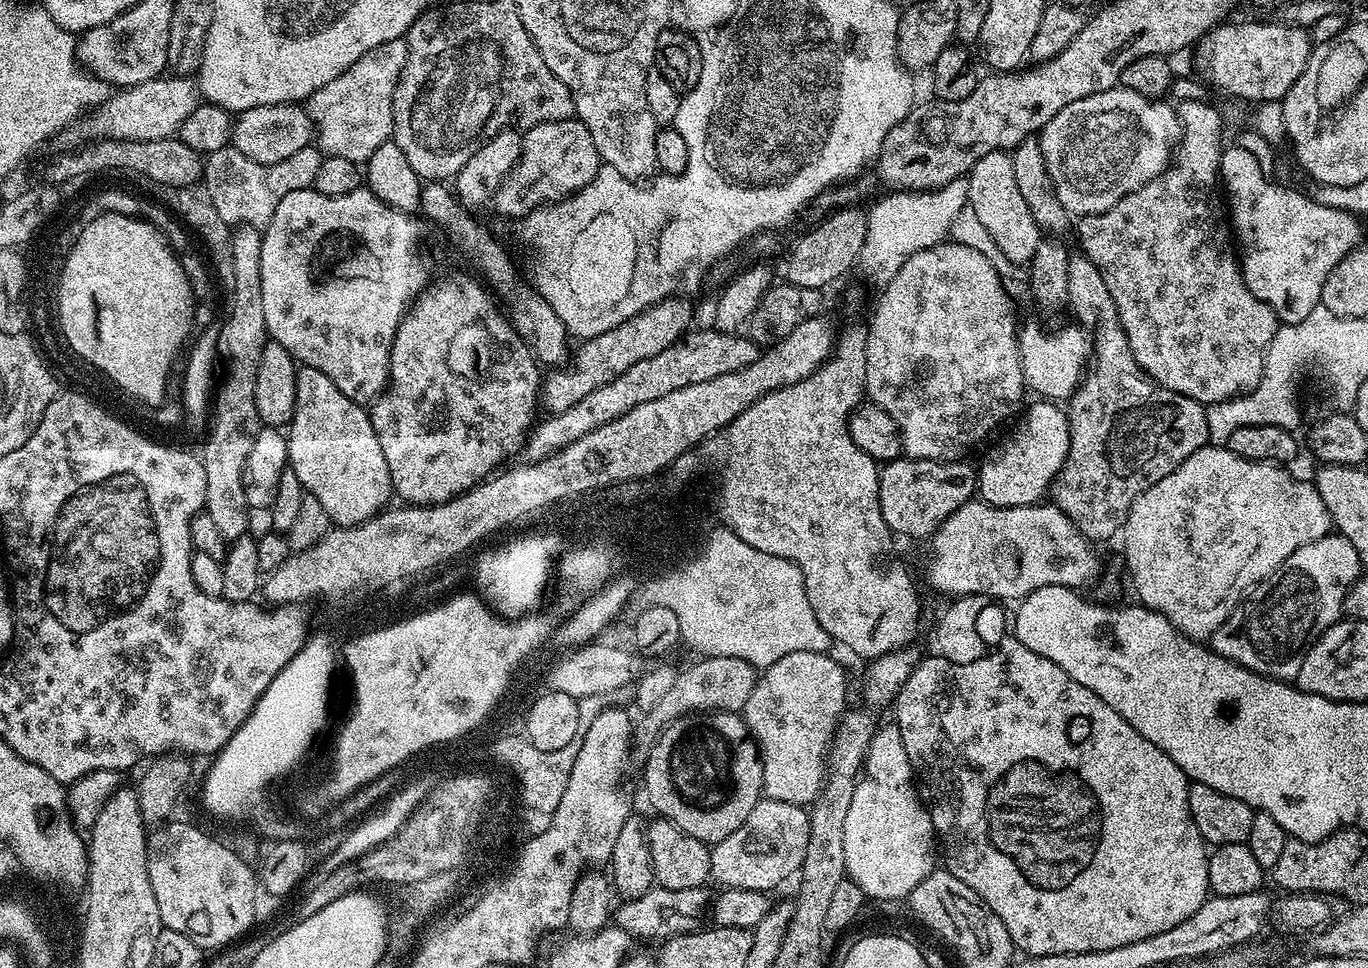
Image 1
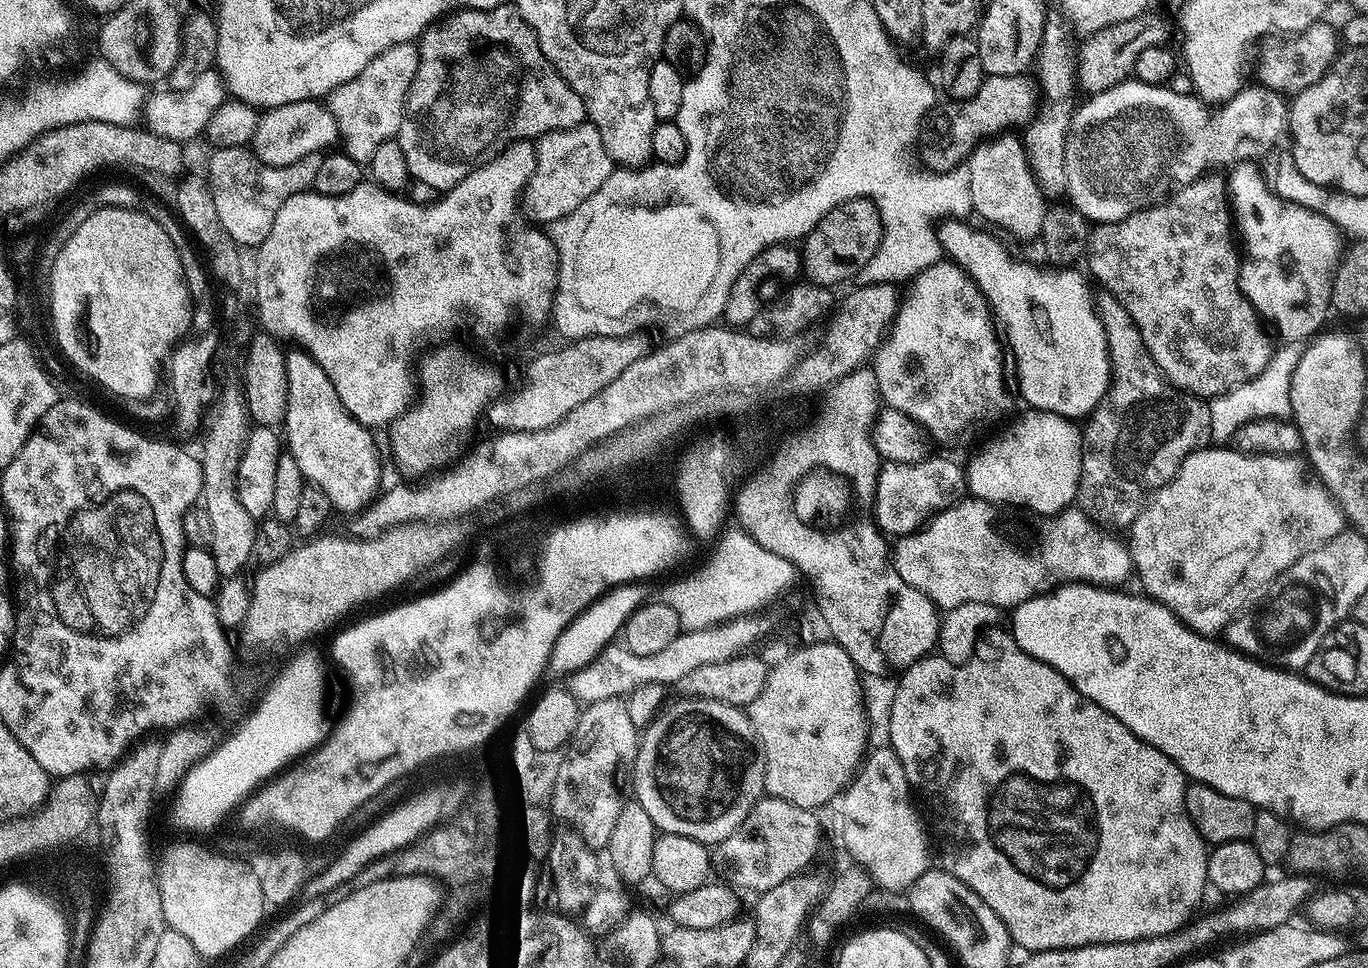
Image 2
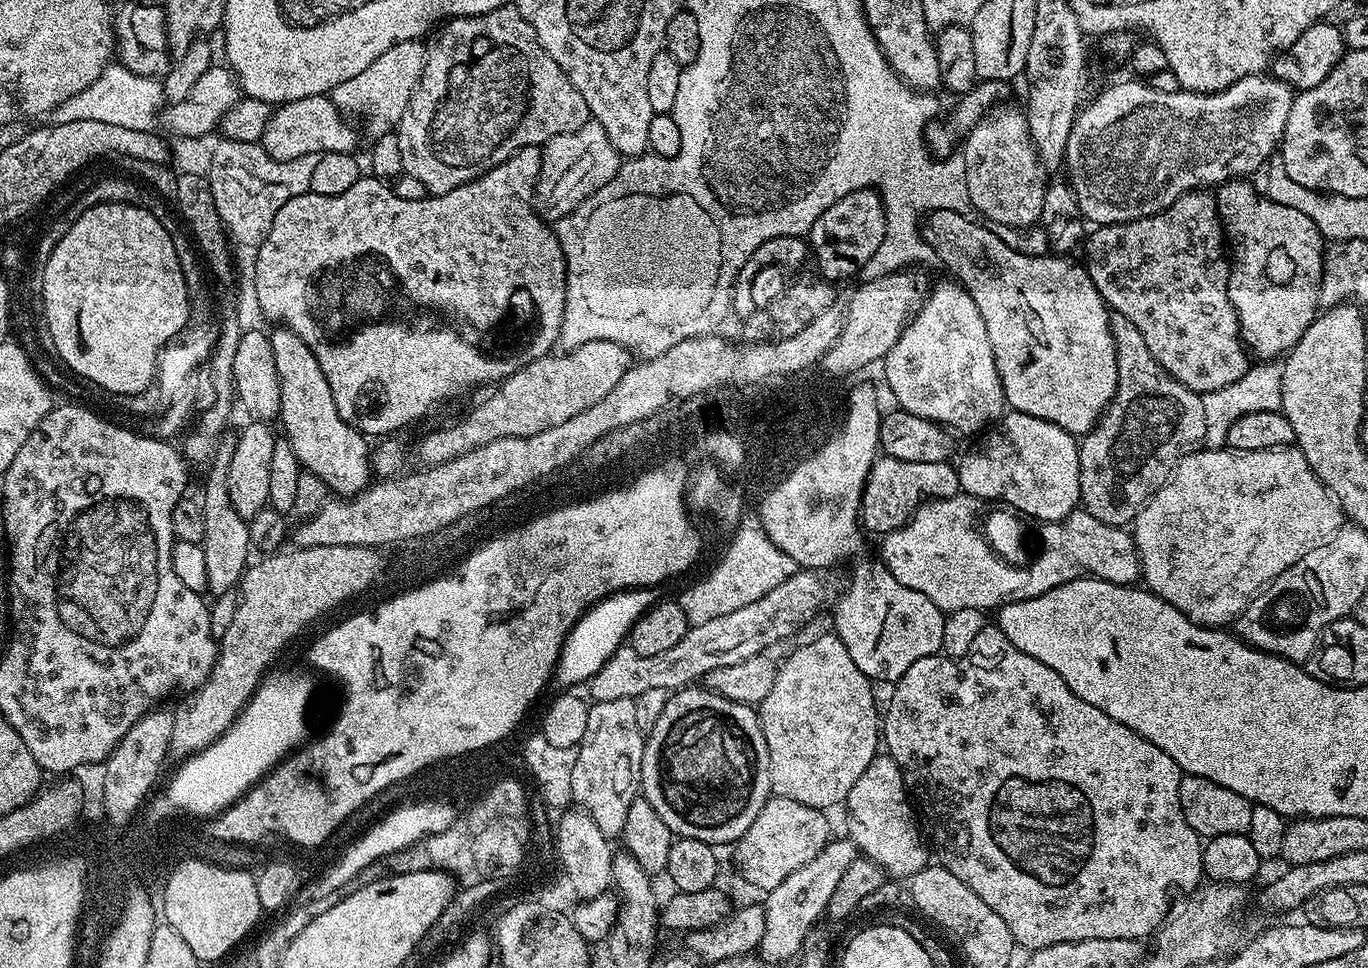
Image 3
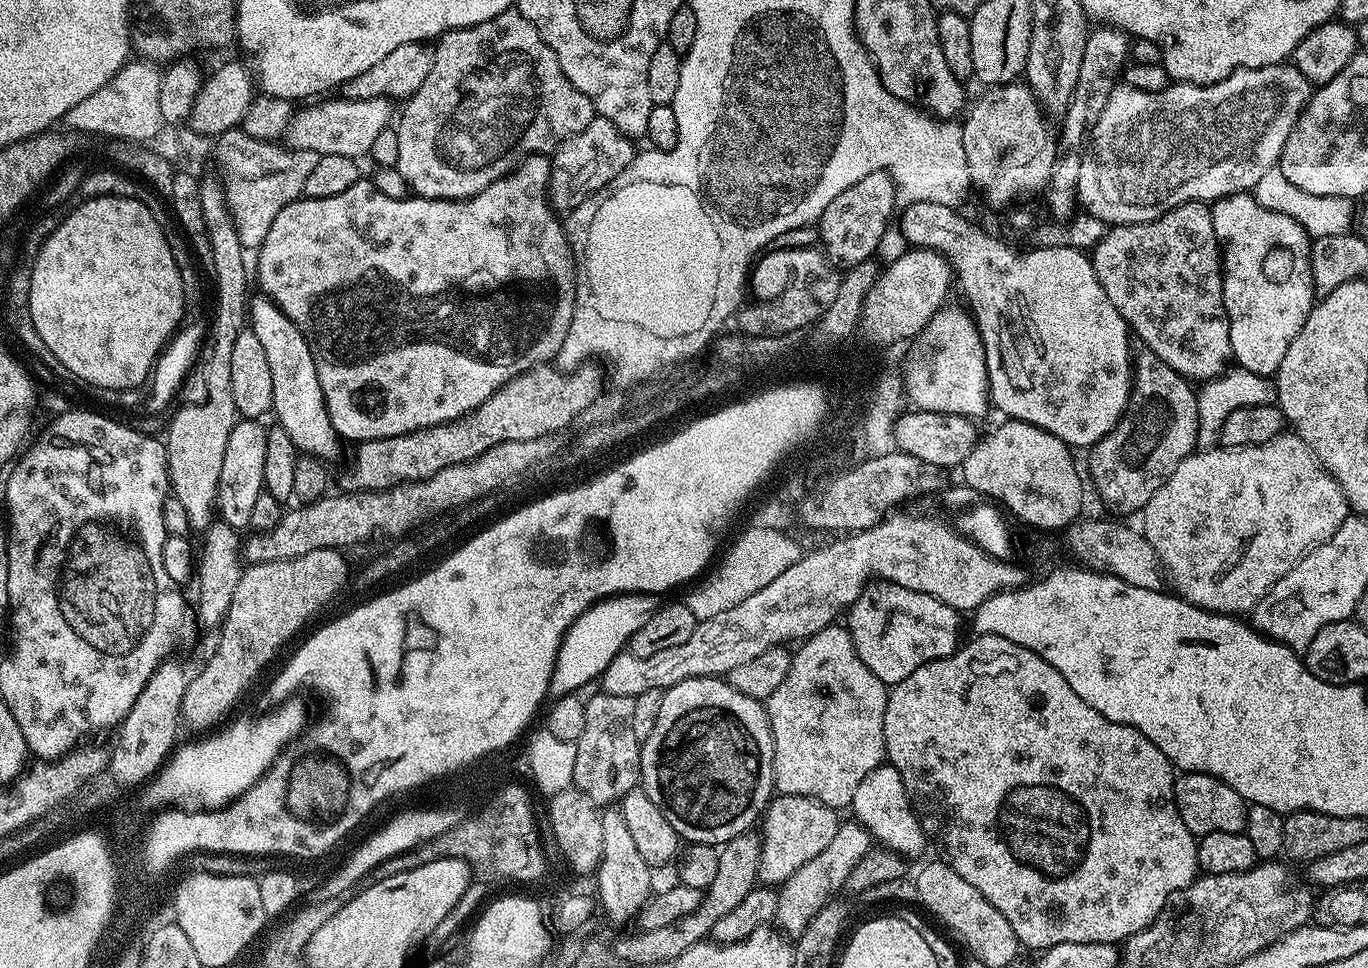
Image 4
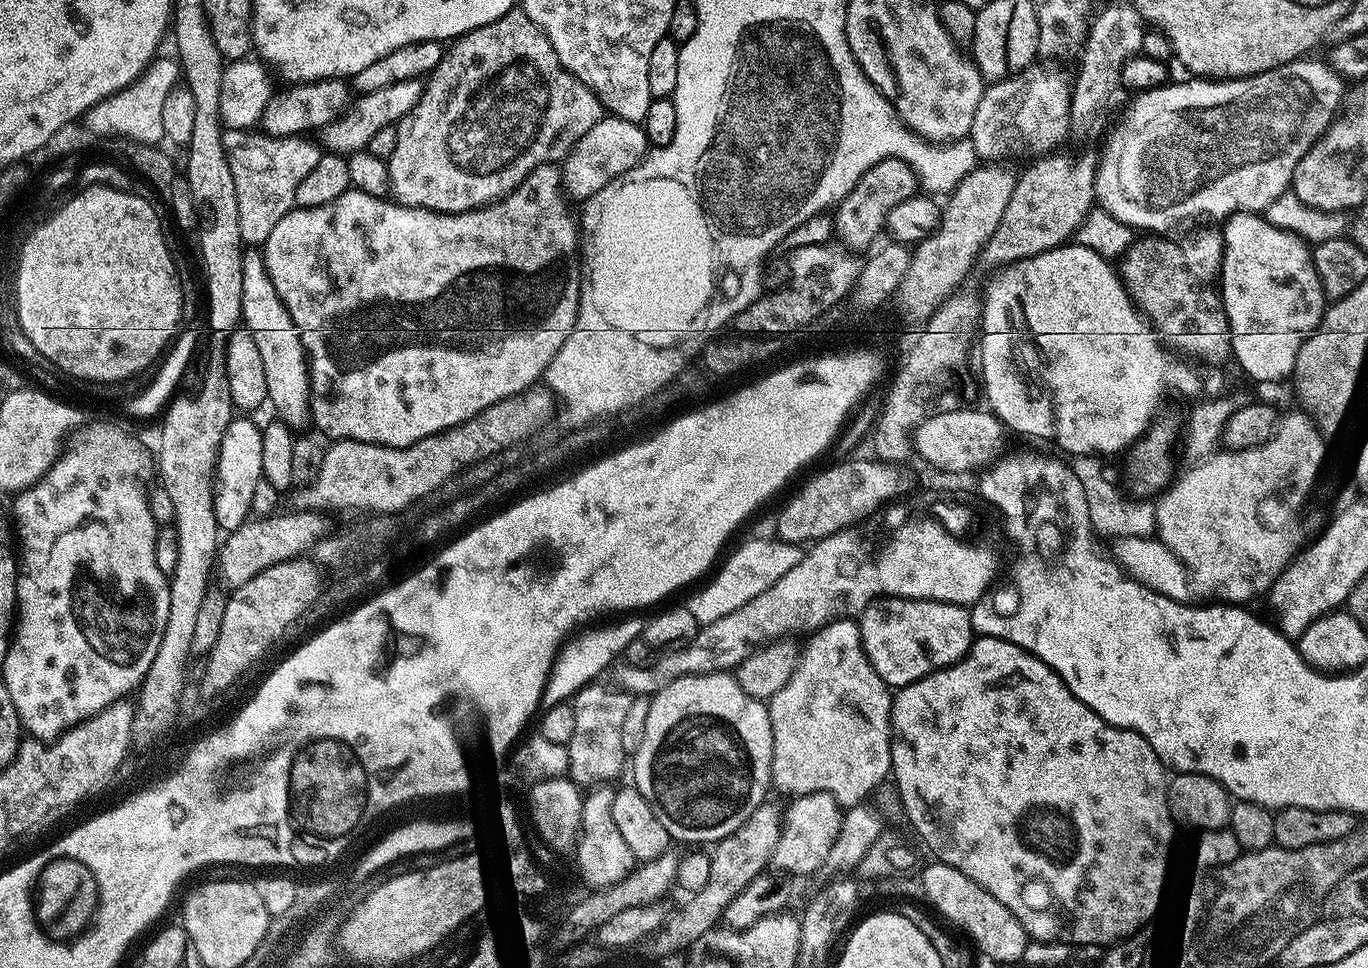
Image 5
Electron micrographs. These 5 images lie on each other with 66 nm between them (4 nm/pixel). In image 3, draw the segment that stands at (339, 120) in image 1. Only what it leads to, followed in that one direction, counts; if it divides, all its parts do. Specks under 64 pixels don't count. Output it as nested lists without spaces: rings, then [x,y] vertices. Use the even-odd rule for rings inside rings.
[[[423,39],[407,40],[390,46],[390,50],[374,58],[374,62],[370,62],[370,66],[362,70],[362,74],[354,74],[354,78],[346,78],[346,82],[332,89],[332,105],[339,112],[343,112],[345,117],[357,116],[364,123],[369,137],[375,138],[393,131],[399,125],[402,114],[410,102],[410,94],[414,94],[422,78],[427,53]]]

